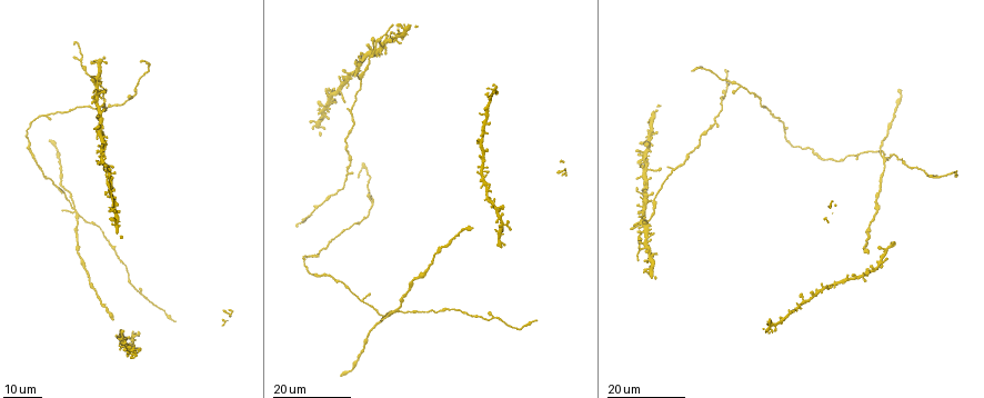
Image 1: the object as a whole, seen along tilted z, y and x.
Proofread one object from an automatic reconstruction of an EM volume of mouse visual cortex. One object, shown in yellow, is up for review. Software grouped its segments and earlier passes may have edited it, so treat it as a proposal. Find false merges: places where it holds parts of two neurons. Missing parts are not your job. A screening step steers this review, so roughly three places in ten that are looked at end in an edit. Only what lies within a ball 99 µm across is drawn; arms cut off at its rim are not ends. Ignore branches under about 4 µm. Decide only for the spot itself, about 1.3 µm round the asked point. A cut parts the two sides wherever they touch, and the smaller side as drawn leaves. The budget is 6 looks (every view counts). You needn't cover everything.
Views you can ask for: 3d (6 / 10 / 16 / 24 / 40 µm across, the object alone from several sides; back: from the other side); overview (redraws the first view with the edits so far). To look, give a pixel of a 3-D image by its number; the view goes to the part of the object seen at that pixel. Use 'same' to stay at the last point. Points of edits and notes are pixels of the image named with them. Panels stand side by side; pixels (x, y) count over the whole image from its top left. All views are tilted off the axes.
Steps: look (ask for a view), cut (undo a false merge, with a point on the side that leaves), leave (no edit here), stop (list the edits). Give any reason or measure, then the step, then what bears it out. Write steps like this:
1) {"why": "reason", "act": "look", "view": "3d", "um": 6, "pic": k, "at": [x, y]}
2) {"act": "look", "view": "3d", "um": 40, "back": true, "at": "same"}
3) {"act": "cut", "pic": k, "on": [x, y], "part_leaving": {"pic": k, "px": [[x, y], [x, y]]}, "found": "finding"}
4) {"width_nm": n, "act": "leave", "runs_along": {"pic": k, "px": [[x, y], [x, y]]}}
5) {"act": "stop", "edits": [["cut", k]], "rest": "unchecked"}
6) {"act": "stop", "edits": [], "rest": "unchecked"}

{"why": "looks like a crossing", "act": "look", "view": "3d", "um": 16, "pic": 1, "at": [76, 209]}

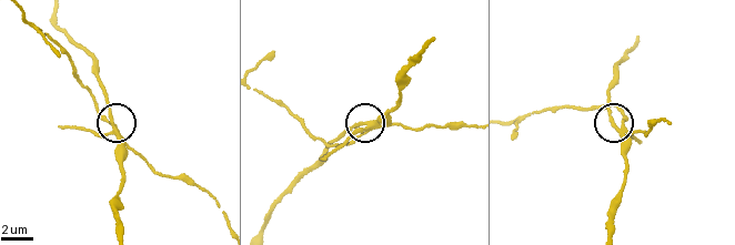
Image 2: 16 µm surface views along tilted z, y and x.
{"act": "look", "view": "3d", "um": 10, "pic": 2, "at": [365, 124]}

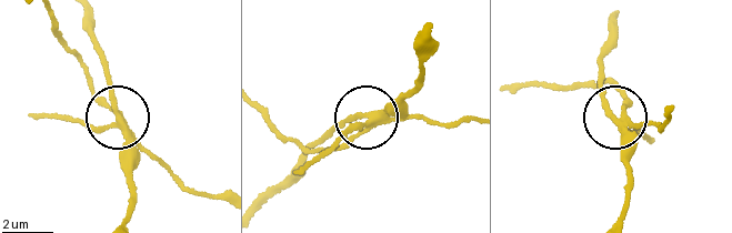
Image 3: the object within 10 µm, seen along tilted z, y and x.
{"act": "cut", "pic": 3, "on": [112, 97], "part_leaving": {"pic": 3, "px": [[126, 132], [128, 220]]}, "found": "two neurons meet here"}

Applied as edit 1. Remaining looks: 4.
{"why": "a fork", "act": "look", "view": "3d", "um": 16, "pic": 1, "at": [140, 295]}

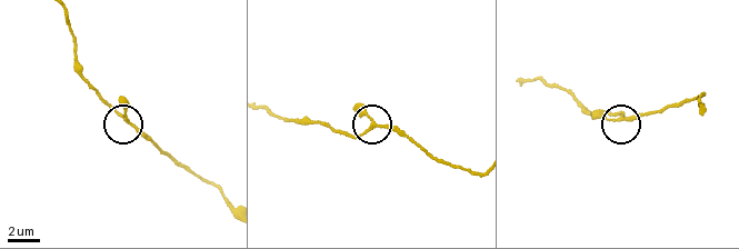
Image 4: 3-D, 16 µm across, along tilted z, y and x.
{"act": "look", "view": "3d", "um": 10, "pic": 4, "at": [373, 121]}

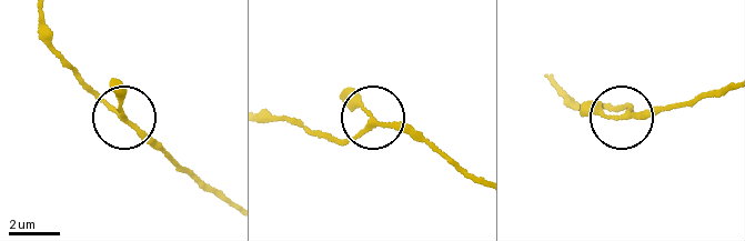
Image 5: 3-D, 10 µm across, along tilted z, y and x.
{"act": "look", "view": "3d", "um": 10, "back": true, "pic": 5, "at": [370, 119]}

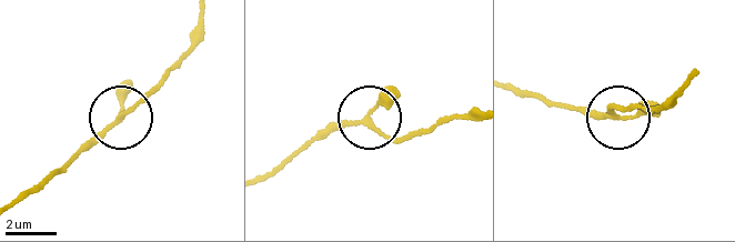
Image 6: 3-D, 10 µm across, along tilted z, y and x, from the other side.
{"arms": 3, "act": "leave", "found": "continuous, no second neuron"}

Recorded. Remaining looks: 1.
{"act": "stop", "edits": [["cut", 3]], "rest": "unchecked"}

